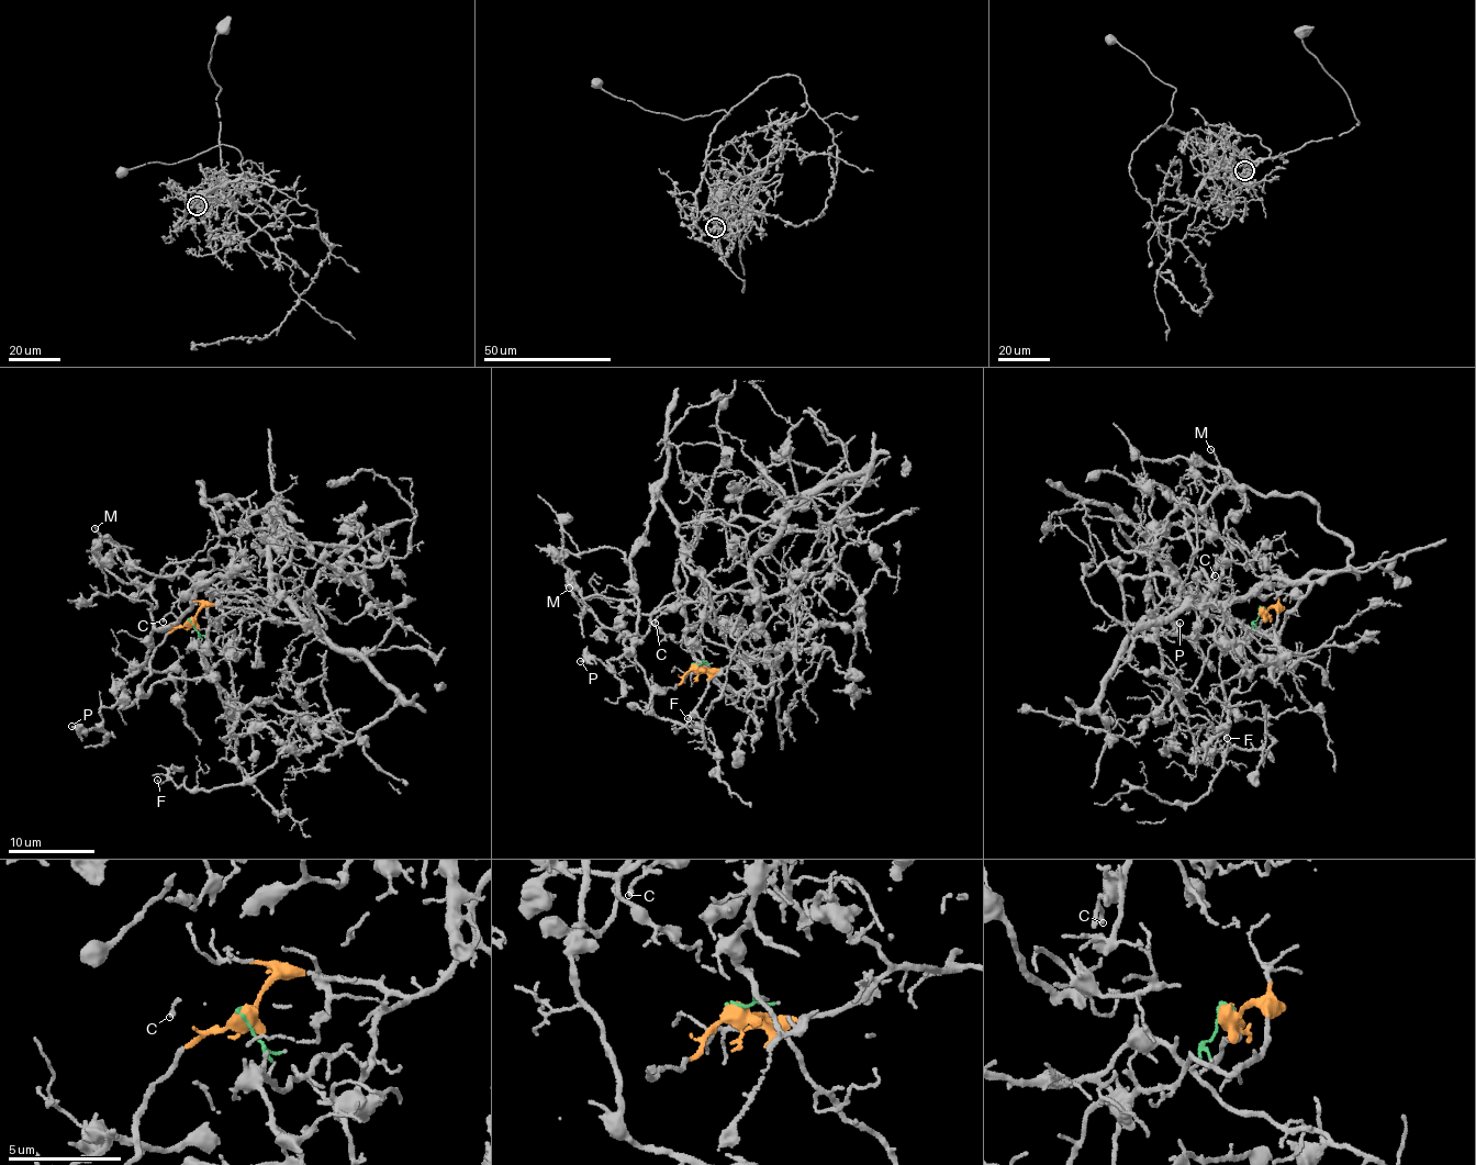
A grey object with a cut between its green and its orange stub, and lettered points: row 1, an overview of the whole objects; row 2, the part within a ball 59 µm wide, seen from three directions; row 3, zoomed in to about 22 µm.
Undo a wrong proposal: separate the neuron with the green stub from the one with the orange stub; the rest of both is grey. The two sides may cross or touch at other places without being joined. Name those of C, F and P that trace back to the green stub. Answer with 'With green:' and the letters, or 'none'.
With green: F, P

